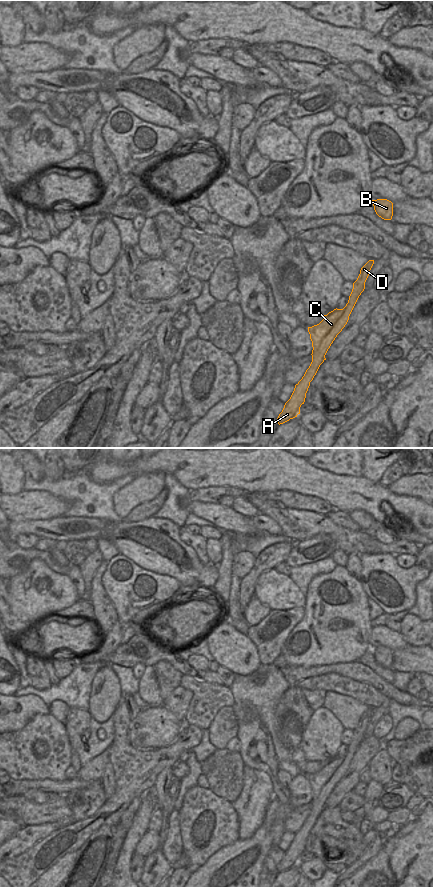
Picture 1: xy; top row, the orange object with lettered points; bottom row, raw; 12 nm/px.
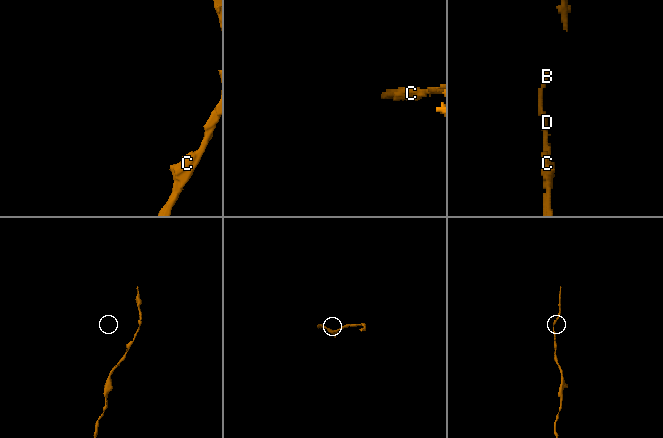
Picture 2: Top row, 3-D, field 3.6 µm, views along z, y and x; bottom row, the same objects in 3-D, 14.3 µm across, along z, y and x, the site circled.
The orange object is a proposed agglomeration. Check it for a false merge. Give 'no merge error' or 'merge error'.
no merge error

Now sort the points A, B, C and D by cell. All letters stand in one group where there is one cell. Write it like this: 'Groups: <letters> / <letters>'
Groups: A B C D.

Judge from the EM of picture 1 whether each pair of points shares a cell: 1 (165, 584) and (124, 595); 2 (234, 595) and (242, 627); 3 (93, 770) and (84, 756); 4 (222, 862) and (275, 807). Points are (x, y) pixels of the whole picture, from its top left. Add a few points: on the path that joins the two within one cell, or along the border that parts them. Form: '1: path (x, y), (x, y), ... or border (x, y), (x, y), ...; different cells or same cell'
1: path (153, 576), (145, 572), (137, 573), (129, 583); same cell
2: path (234, 603), (234, 612), (237, 619); same cell
3: border (108, 748), (81, 767); different cells
4: path (238, 854), (246, 849), (264, 831), (268, 823); same cell

